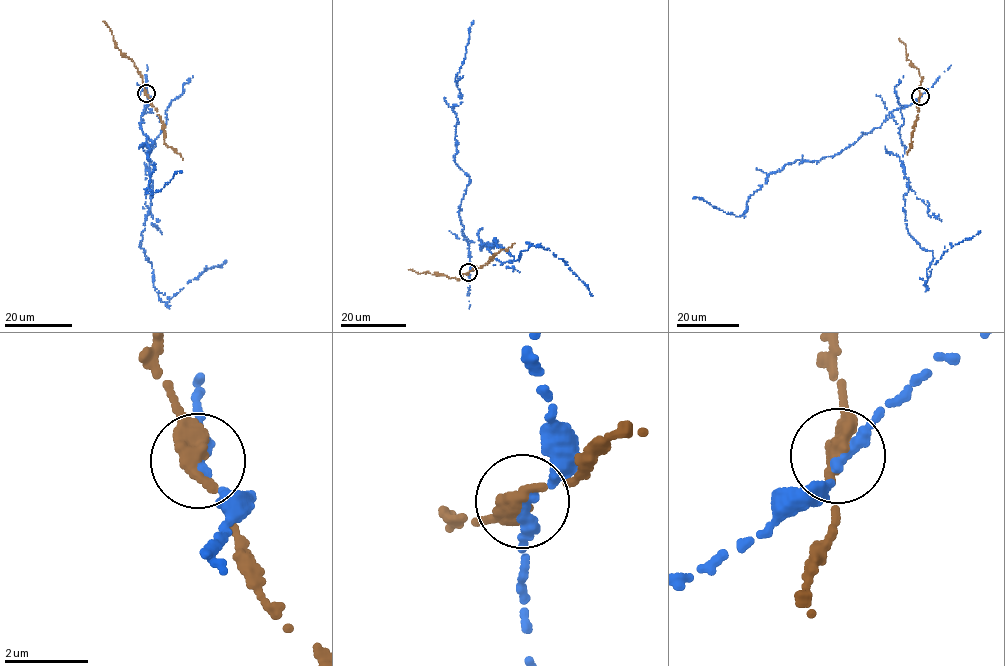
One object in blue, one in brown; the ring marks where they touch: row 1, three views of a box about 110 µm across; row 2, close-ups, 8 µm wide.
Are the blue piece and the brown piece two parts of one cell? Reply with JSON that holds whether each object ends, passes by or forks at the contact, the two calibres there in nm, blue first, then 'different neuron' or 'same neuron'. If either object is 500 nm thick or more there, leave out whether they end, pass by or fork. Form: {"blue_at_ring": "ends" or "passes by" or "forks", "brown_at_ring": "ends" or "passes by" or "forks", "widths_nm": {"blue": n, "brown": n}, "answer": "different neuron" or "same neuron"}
{"widths_nm": {"blue": 240, "brown": 550}, "answer": "different neuron"}

